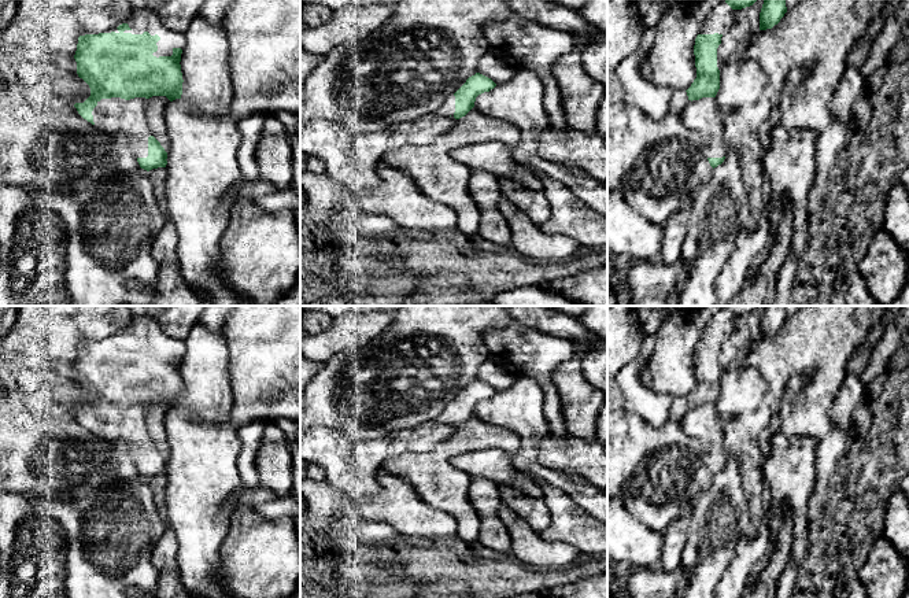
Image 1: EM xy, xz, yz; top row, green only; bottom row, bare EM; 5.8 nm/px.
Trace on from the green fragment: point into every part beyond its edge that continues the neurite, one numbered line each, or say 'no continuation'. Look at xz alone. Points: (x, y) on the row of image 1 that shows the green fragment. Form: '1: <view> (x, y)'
1: xz (447, 109)

